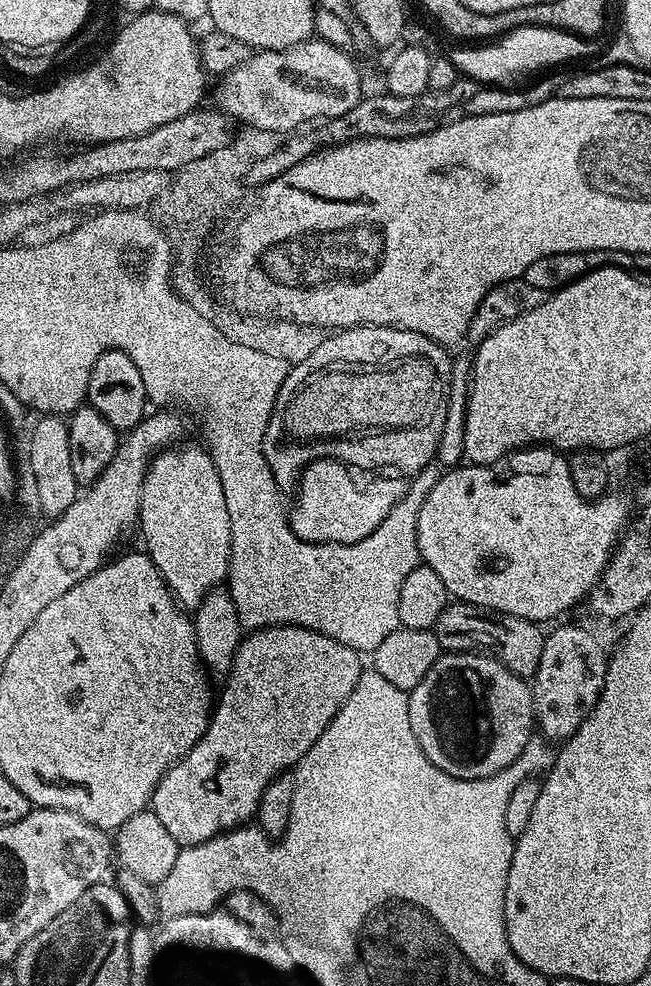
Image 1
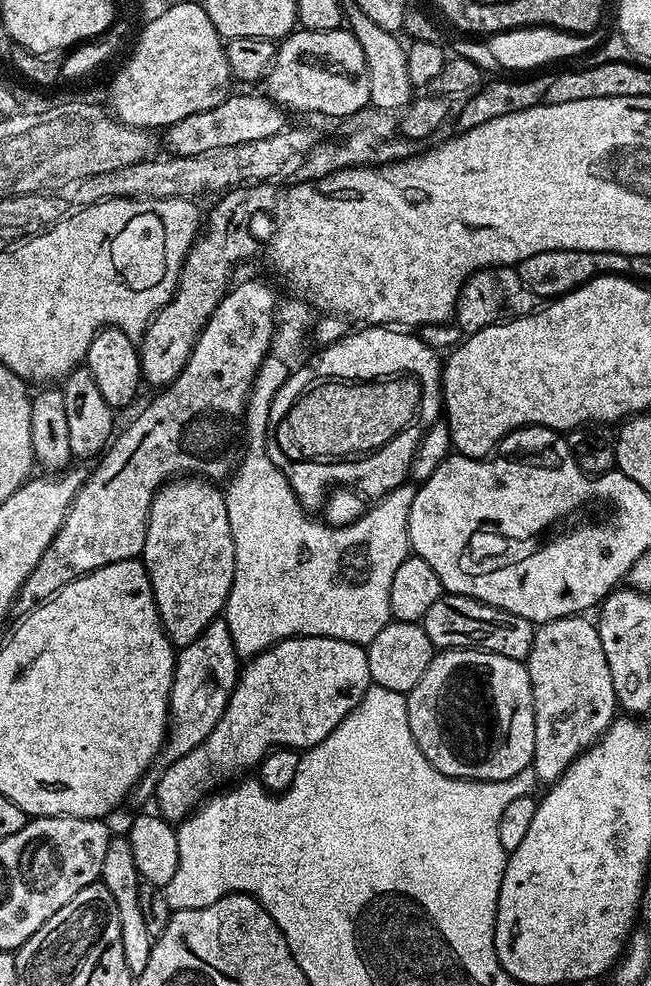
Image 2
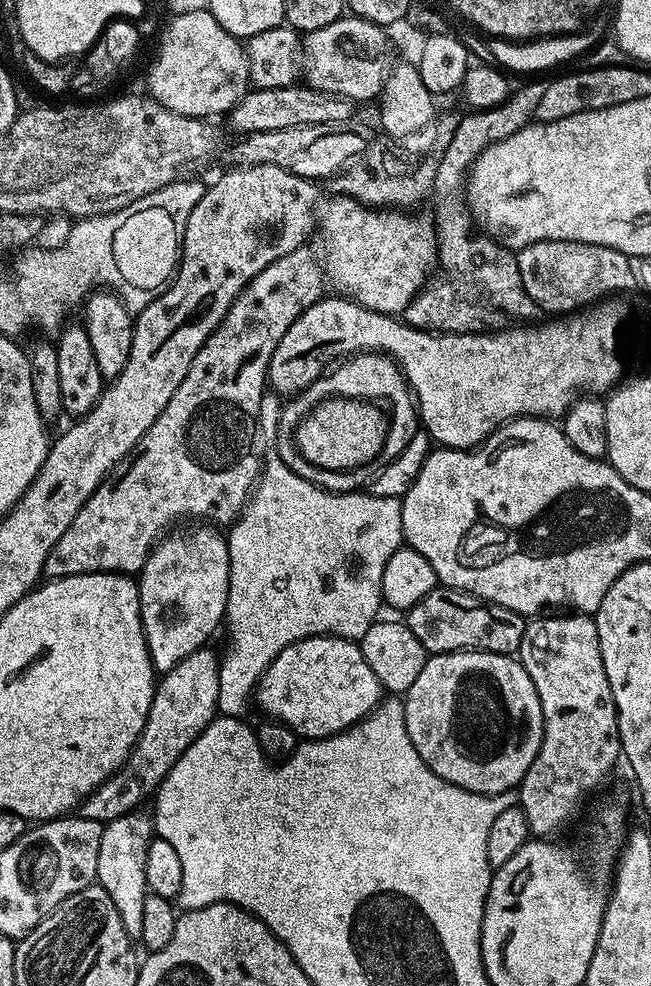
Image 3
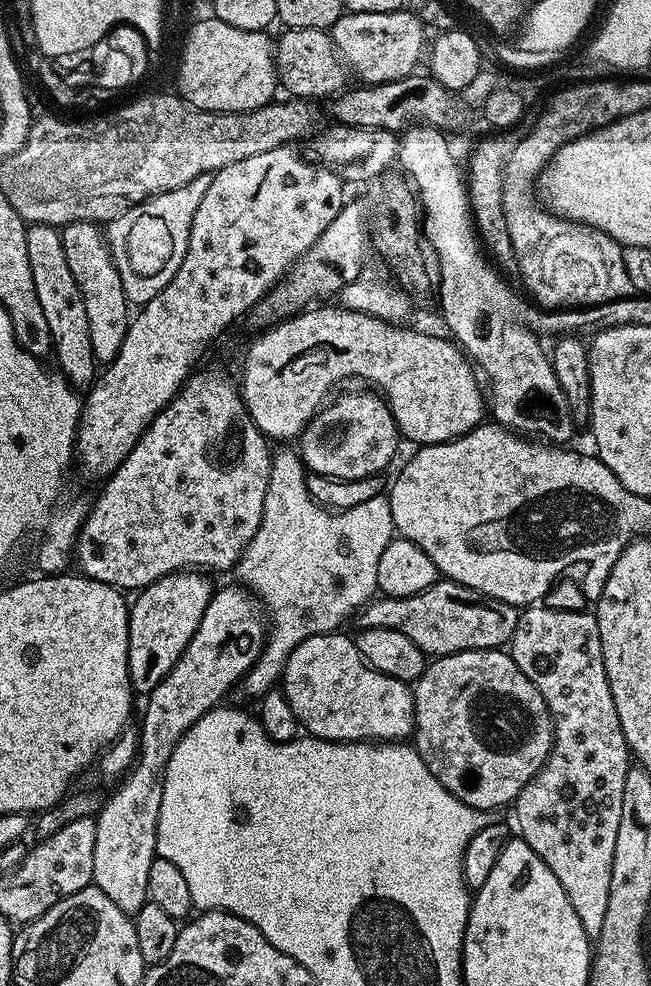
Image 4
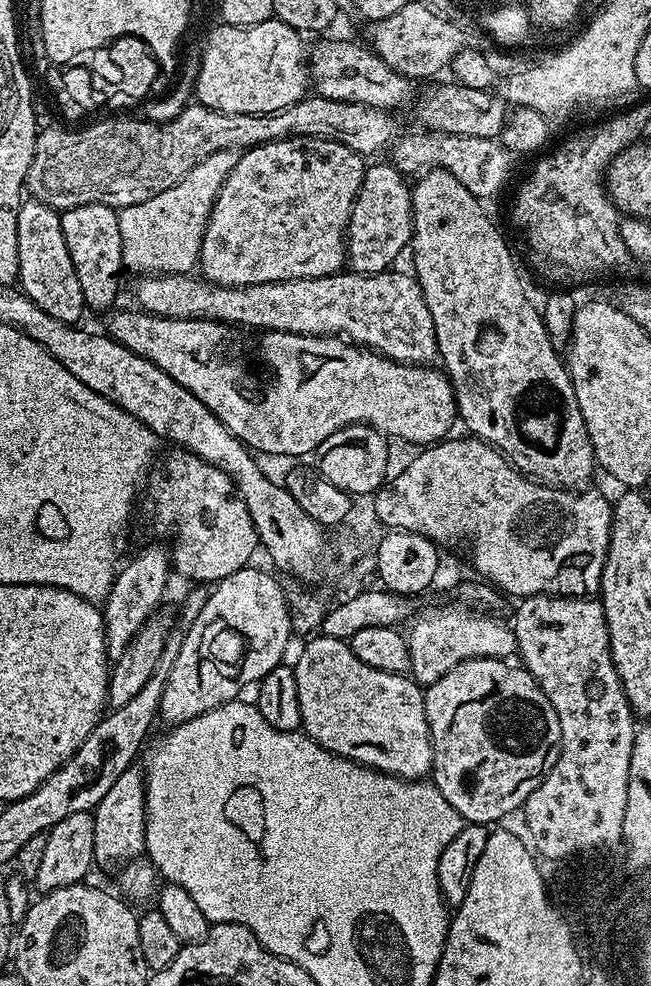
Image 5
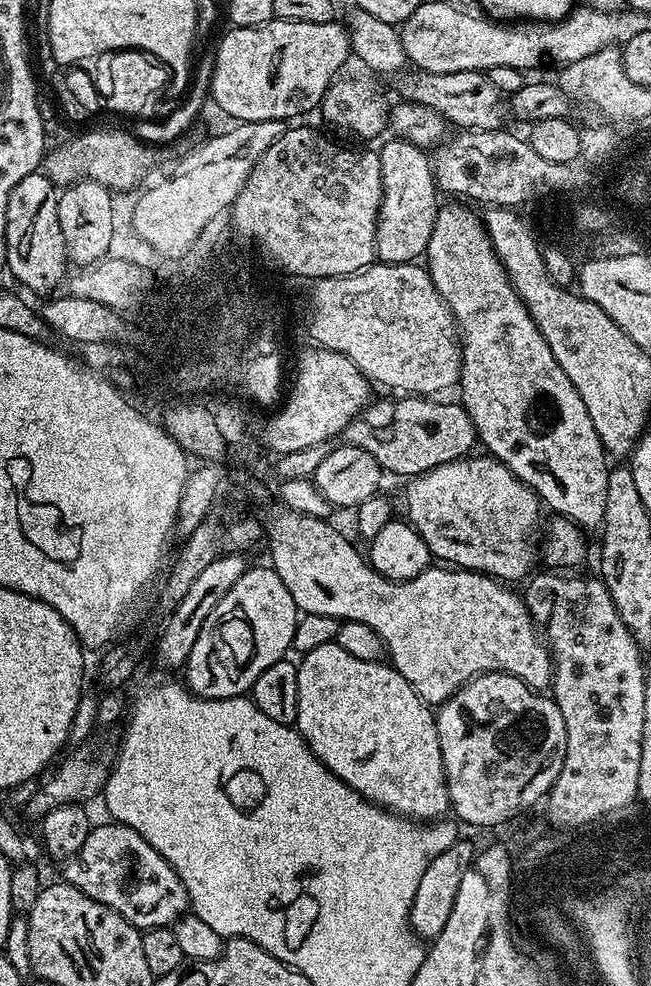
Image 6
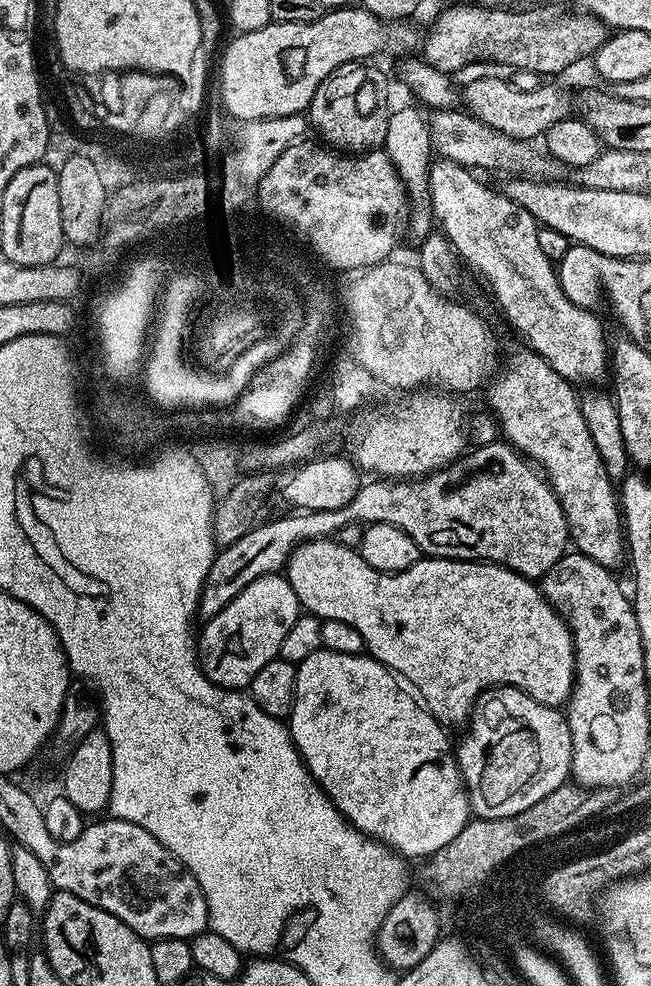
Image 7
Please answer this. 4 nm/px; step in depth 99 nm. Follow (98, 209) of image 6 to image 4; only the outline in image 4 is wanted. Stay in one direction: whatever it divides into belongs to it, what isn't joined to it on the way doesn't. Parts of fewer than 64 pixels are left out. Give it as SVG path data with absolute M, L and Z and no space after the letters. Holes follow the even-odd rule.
M79 220L63 225L60 237L66 262L70 262L70 274L74 274L74 282L78 282L78 290L82 290L82 302L86 302L86 319L90 322L90 346L97 361L110 362L120 353L122 342L126 338L130 323L130 301L124 292L116 264L112 261L105 229L91 220Z

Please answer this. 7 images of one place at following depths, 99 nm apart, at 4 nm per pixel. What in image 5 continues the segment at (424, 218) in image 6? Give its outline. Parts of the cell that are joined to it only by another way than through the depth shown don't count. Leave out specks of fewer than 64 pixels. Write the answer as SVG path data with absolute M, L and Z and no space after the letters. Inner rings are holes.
M391 162L369 163L348 219L346 264L351 271L386 272L412 243L412 188Z

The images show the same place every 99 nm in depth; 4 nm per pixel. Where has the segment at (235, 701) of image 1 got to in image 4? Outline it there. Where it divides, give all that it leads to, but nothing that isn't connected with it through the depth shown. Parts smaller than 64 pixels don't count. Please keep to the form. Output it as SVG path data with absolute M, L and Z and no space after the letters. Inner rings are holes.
M339 631L307 636L290 654L284 667L282 691L290 702L290 710L300 720L300 727L309 736L320 740L341 742L404 742L416 727L416 707L412 701L413 689L405 681L390 678L374 670L362 658L355 639L340 636Z

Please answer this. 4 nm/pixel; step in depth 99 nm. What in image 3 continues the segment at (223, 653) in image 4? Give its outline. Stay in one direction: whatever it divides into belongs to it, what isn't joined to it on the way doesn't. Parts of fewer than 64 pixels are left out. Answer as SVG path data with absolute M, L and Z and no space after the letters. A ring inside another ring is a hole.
M143 811L128 812L122 818L114 818L104 825L102 846L98 846L98 870L96 880L110 894L110 902L114 902L114 910L118 910L118 918L122 918L122 926L126 934L139 938L142 934L142 914L146 910L146 898L150 895L146 882L146 850L154 838L154 820L151 815L143 816Z

